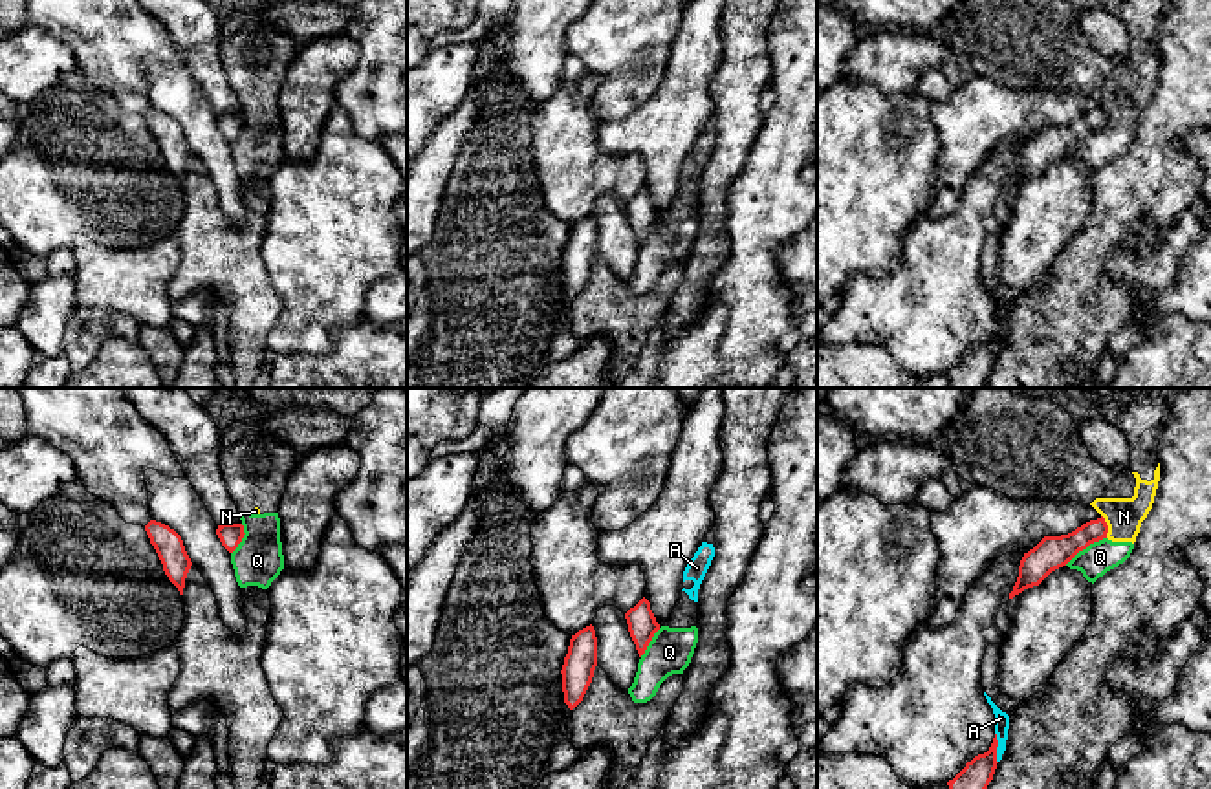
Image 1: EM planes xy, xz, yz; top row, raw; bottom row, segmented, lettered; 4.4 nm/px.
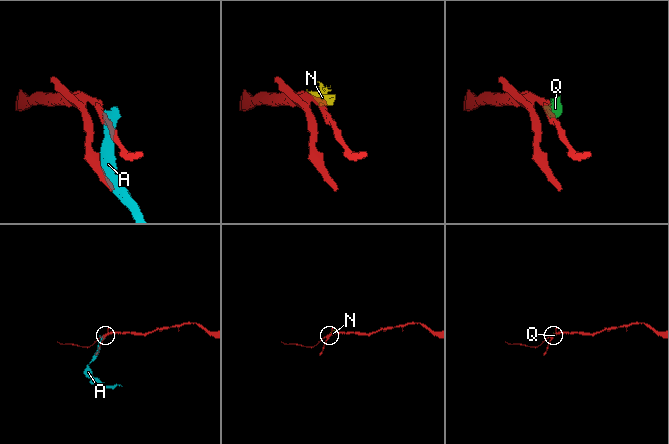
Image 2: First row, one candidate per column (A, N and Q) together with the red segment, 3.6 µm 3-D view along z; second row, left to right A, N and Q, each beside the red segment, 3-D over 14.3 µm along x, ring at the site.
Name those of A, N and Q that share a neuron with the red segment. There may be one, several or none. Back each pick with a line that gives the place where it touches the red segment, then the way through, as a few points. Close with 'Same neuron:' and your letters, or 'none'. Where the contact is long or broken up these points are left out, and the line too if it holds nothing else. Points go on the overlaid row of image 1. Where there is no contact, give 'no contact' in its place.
Same neuron: none

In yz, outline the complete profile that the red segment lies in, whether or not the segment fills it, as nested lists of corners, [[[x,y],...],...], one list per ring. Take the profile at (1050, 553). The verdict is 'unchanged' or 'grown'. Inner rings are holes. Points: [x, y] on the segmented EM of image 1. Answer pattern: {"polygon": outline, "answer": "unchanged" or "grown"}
{"polygon": [[[1101,516],[1083,524],[1068,535],[1044,536],[1033,549],[1024,553],[1009,599],[1028,588],[1039,586],[1052,571],[1066,566],[1079,551],[1107,538],[1107,533],[1108,525]]], "answer": "unchanged"}

